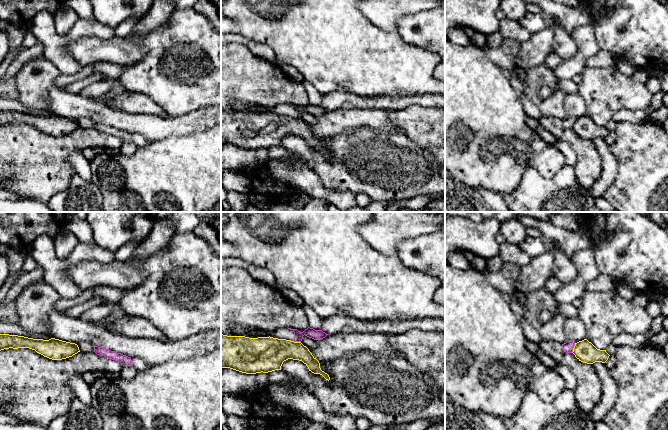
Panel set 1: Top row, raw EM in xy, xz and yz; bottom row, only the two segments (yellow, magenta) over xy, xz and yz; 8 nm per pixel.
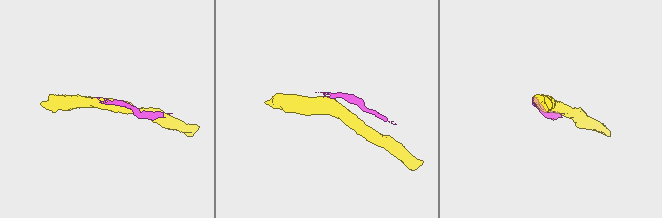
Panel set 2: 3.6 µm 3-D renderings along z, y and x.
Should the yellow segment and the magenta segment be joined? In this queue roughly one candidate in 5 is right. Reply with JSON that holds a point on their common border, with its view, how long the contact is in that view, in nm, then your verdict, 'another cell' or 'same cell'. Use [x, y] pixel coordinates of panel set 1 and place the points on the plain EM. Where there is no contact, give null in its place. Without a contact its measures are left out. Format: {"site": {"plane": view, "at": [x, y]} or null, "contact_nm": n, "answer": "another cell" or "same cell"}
{"site": {"plane": "yz", "at": [573, 124]}, "contact_nm": 90, "answer": "another cell"}

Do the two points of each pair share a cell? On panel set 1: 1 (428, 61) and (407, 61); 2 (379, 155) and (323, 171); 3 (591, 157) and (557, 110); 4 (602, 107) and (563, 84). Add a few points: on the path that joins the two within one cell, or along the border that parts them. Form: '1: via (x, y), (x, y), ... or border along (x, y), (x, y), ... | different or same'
1: via (423, 61), (412, 61) | same
2: via (365, 161), (360, 161), (342, 171), (337, 171) | same
3: border along (542, 114), (556, 116), (561, 120) | different
4: border along (577, 84), (578, 91) | different

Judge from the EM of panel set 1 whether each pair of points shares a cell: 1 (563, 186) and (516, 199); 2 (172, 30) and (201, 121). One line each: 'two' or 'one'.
1: one
2: two

